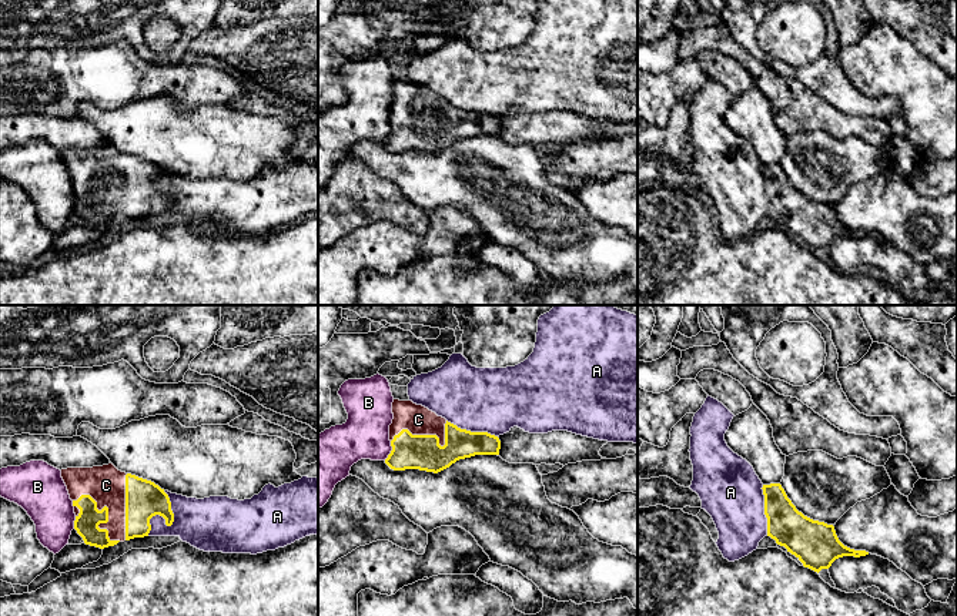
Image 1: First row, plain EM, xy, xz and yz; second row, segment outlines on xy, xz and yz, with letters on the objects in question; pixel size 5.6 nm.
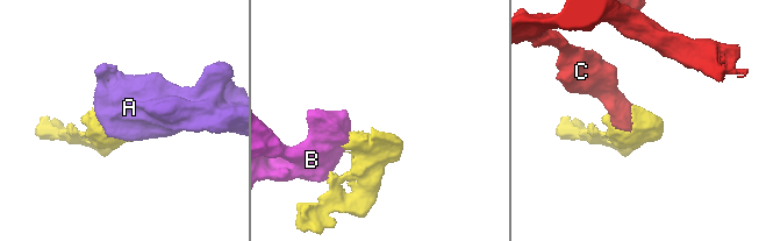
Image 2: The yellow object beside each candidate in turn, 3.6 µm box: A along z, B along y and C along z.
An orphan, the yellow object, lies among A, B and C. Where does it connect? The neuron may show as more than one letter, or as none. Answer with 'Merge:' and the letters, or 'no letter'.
Merge: C

